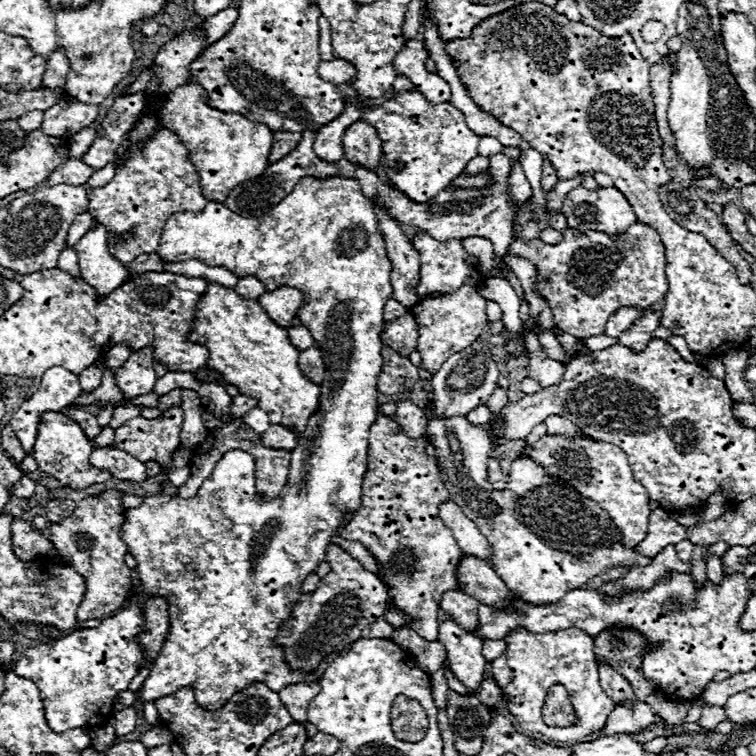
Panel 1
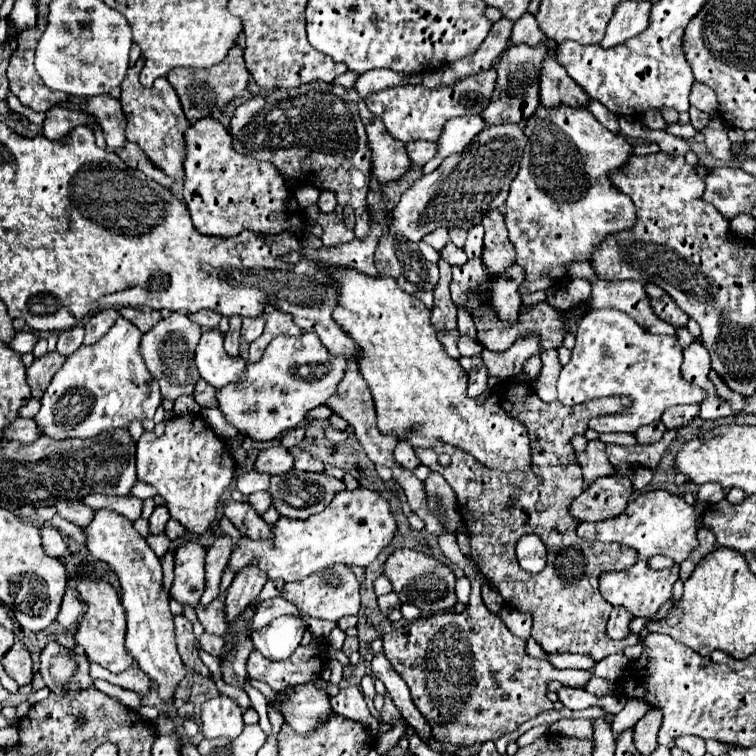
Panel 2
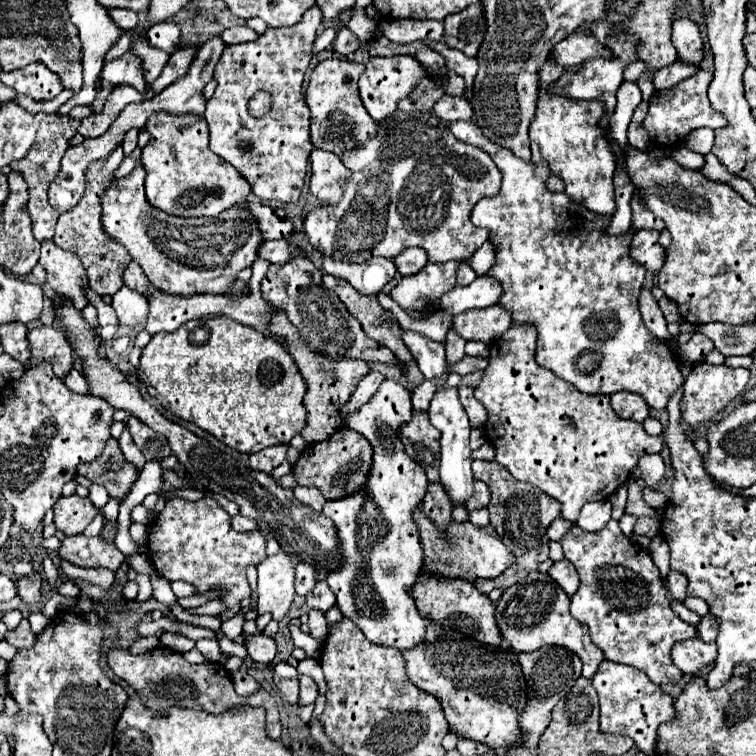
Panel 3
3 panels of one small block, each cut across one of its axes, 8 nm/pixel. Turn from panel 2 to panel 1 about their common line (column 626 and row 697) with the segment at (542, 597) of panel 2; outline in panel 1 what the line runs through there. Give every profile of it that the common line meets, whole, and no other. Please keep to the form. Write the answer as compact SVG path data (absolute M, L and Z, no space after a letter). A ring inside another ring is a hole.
M610 628L594 638L596 658L600 658L602 662L614 666L614 670L624 674L624 678L632 682L632 690L636 690L636 698L640 702L646 702L646 698L654 692L654 686L650 680L644 678L642 650L644 650L644 640L634 630ZM564 686L550 688L544 708L542 708L542 716L548 726L568 726L568 724L576 722L574 708L570 704L570 696L564 690ZM396 698L392 706L392 730L394 736L404 742L418 742L424 738L424 732L428 728L428 720L424 714L424 708L412 700L412 698Z

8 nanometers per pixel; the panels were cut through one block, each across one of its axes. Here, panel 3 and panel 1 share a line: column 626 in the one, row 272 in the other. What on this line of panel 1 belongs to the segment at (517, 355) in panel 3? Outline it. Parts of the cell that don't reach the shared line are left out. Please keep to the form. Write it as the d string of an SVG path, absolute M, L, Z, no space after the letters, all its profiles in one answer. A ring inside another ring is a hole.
M426 232L416 234L412 240L416 252L420 252L420 284L418 284L418 294L428 296L428 294L446 294L446 292L456 292L464 284L480 286L482 284L482 274L476 268L470 268L466 264L468 252L462 246L462 240L448 240L448 242L438 242L430 238Z

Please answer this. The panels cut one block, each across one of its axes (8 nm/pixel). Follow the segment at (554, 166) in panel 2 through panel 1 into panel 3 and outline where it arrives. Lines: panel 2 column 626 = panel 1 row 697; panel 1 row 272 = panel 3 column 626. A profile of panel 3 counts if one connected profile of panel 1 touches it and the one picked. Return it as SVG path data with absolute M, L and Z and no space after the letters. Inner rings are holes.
M474 120L452 122L450 132L466 144L486 150L502 172L500 192L492 198L482 198L474 206L472 222L488 228L490 240L496 244L496 264L490 268L488 276L494 276L502 284L504 294L498 304L512 312L514 324L528 322L538 330L538 364L552 370L558 378L574 384L584 394L610 396L620 390L630 390L642 394L650 408L662 410L668 398L682 384L682 374L676 364L676 352L672 352L664 340L656 340L656 336L652 336L642 322L638 296L646 270L628 254L634 232L630 230L624 236L604 234L610 220L588 212L582 204L574 204L566 194L548 192L548 162L542 160L534 164L512 156L506 148L500 148L482 136L480 126Z

